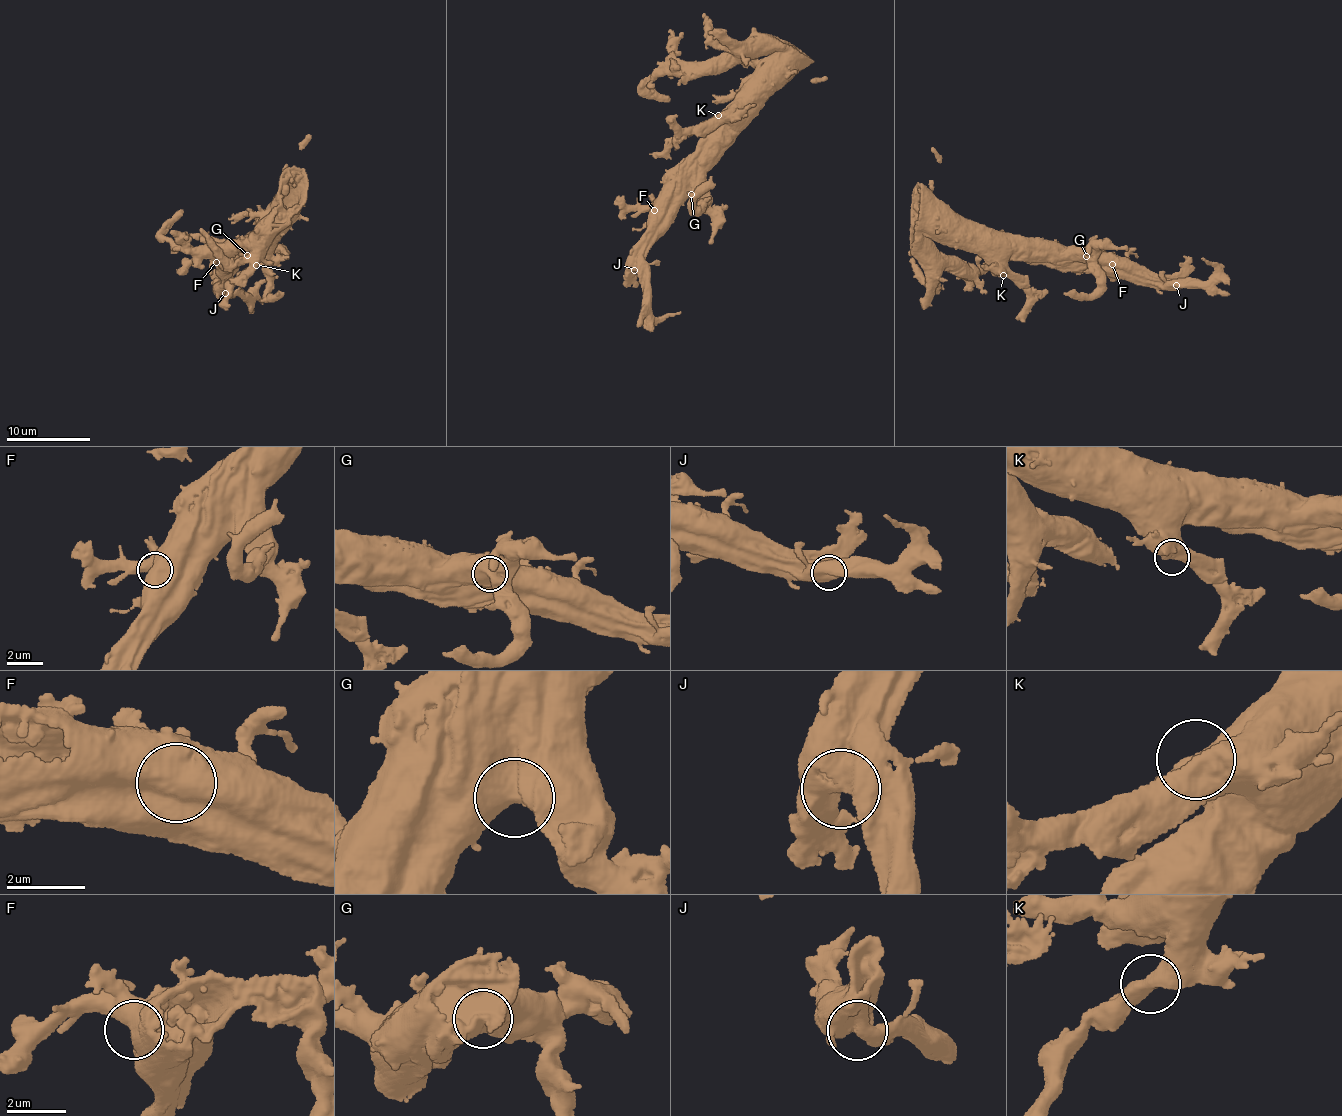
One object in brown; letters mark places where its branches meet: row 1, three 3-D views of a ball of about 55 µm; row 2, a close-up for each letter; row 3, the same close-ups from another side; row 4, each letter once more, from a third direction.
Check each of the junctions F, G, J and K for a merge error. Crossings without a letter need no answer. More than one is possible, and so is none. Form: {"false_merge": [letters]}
{"false_merge": []}

